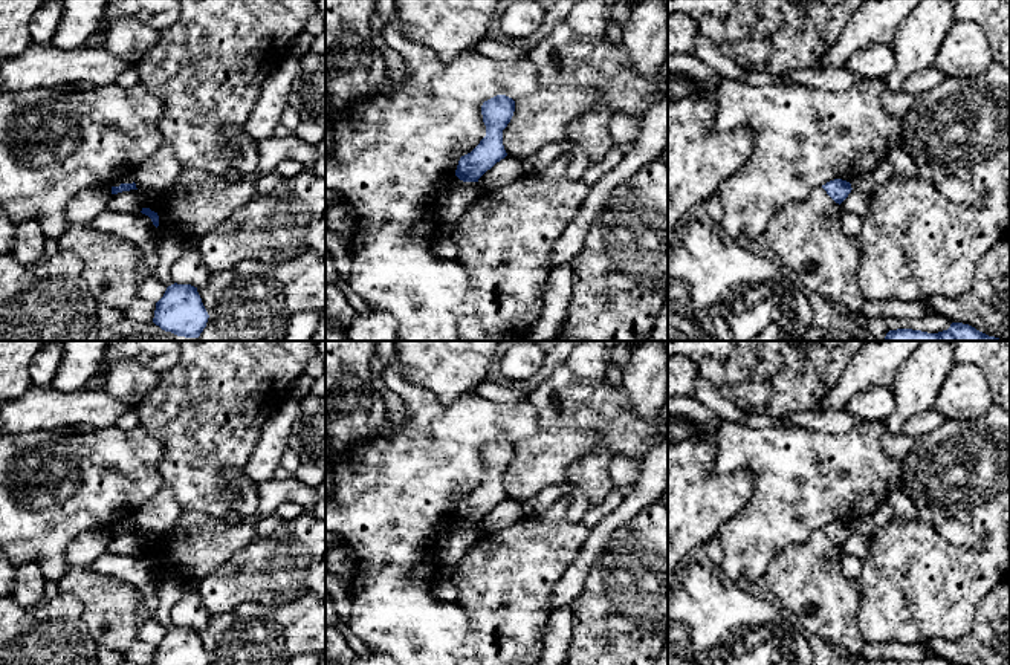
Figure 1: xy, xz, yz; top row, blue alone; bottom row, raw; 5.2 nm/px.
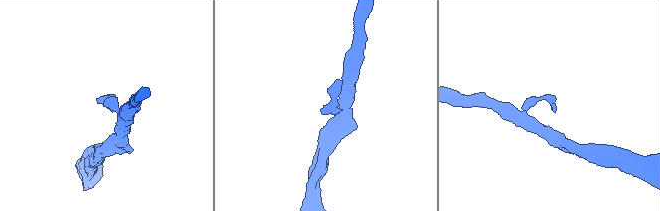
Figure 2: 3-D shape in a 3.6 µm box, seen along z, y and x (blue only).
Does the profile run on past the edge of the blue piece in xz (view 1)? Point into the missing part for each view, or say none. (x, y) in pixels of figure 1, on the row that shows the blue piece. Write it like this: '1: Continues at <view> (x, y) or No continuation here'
1: No continuation here

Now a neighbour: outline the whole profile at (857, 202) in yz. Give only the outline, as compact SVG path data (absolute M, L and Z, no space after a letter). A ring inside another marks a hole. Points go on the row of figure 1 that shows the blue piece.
M851 190L848 197L840 203L840 209L865 216L869 211L869 196L856 190Z

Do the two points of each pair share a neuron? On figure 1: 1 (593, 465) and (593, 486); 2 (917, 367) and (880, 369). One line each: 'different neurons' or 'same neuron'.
1: same neuron
2: different neurons

